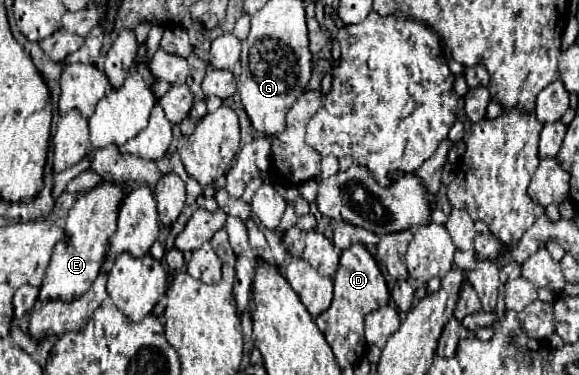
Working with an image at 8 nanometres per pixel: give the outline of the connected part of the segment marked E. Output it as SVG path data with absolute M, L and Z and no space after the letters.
M102 180L96 188L84 192L68 212L68 216L60 222L60 228L64 230L64 240L56 242L50 264L46 268L44 284L40 288L40 298L62 298L72 300L82 296L92 282L96 280L100 266L108 252L108 240L116 230L116 218L122 198L126 196L126 190L118 186L116 182Z

